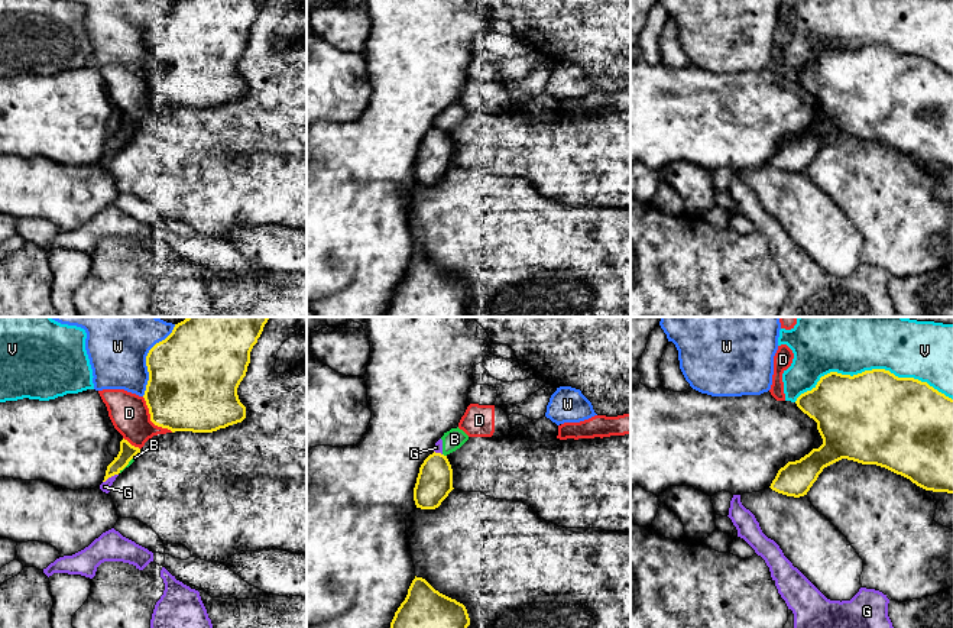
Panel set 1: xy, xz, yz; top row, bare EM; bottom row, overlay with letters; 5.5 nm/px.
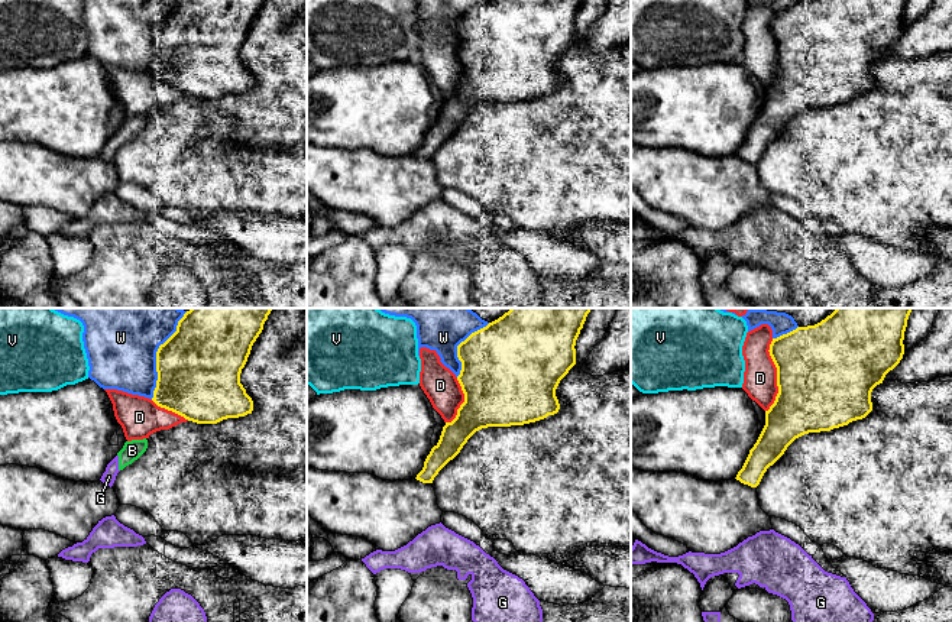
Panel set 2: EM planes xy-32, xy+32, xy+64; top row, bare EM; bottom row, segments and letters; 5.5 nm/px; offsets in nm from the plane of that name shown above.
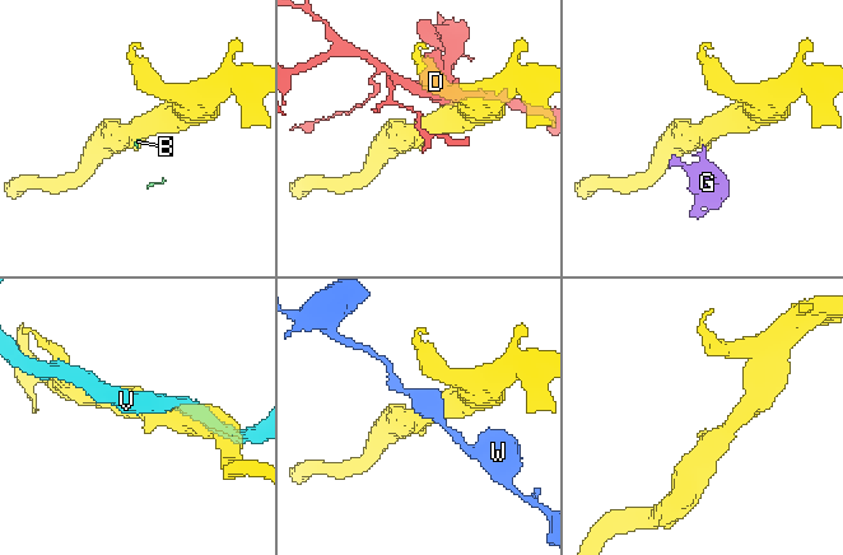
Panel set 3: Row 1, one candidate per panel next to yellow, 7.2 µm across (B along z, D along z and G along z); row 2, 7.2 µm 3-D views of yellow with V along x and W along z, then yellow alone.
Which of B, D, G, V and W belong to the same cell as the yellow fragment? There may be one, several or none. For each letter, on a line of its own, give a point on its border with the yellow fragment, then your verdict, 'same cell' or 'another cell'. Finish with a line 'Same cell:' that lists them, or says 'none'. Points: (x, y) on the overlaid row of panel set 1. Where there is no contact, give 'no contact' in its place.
B: meets yellow in xy at (129, 460); another cell
D: meets yellow in xy at (151, 420); another cell
G: meets yellow in xy at (110, 476); another cell
V: meets yellow in yz at (872, 369); another cell
W: meets yellow in xy at (146, 359); another cell
Same cell: none

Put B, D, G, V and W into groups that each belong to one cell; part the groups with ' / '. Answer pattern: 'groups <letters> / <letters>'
groups B G / D / V / W

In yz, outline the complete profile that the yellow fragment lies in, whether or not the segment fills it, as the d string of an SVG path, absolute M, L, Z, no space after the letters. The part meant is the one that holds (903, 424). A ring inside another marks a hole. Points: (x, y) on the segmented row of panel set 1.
M885 369L853 376L830 372L795 404L817 423L823 444L781 467L769 486L772 491L804 496L824 467L847 459L885 467L926 491L953 493L953 399L927 382L898 378Z

